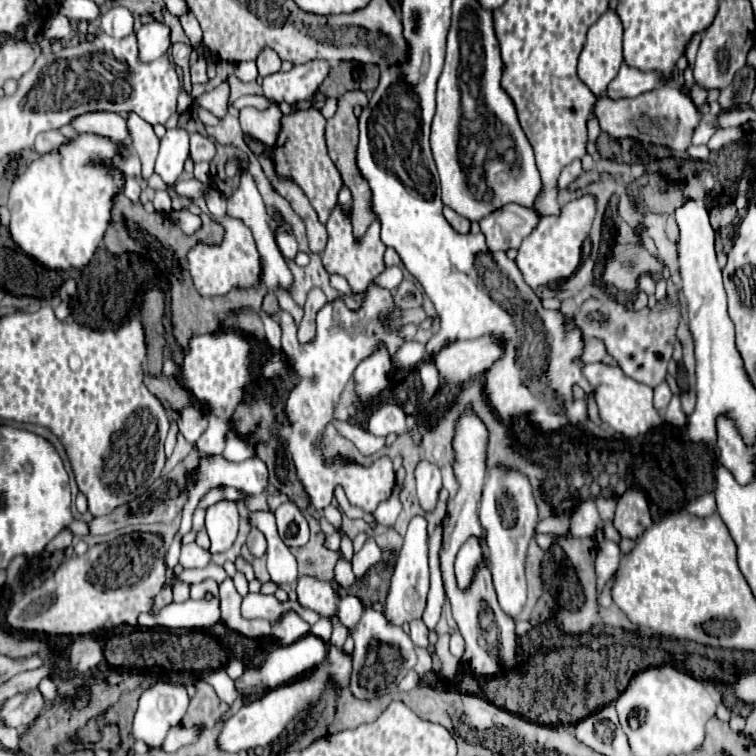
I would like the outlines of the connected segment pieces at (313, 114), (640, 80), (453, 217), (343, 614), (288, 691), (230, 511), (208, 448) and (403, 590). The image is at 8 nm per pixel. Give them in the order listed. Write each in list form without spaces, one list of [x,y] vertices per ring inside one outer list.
[[[316,108],[282,114],[280,132],[276,138],[276,148],[274,148],[272,158],[274,158],[274,168],[278,176],[288,178],[288,180],[304,180],[308,182],[306,184],[308,196],[324,196],[324,222],[326,222],[336,206],[336,192],[338,188],[342,188],[342,178],[340,178],[338,168],[328,156],[328,148],[324,140],[324,126],[326,126],[326,118]]]
[[[626,64],[620,68],[618,76],[608,84],[606,94],[610,94],[612,100],[618,98],[634,98],[642,92],[654,90],[660,82],[660,76],[656,72],[638,72],[636,68],[628,68]]]
[[[444,208],[444,218],[448,220],[448,224],[450,224],[458,234],[468,234],[468,232],[470,232],[470,220],[466,220],[464,216],[460,216],[460,214],[454,212],[452,208]]]
[[[344,596],[338,604],[338,618],[350,630],[354,630],[354,624],[358,624],[362,612],[364,612],[364,606],[356,596]]]
[[[330,646],[326,660],[322,664],[318,664],[316,668],[312,668],[310,672],[306,672],[304,676],[282,684],[278,688],[268,690],[264,696],[244,704],[222,728],[220,732],[220,748],[226,752],[240,752],[240,750],[248,750],[248,748],[256,748],[256,746],[268,746],[270,742],[274,742],[282,730],[286,728],[286,724],[298,716],[302,710],[306,710],[308,706],[314,706],[322,692],[332,684],[336,688],[336,692],[344,690],[350,686],[350,674],[352,674],[352,654],[344,652],[342,648]]]
[[[222,500],[206,510],[206,530],[212,540],[212,546],[210,546],[212,554],[224,552],[234,544],[238,534],[238,522],[240,522],[240,516],[238,516],[236,502]]]
[[[212,418],[208,422],[208,428],[198,440],[198,448],[208,454],[220,454],[226,442],[226,432],[228,432],[228,424],[220,418]]]
[[[416,516],[410,522],[408,532],[404,536],[404,546],[402,546],[400,558],[398,558],[398,562],[394,566],[390,588],[388,588],[388,594],[386,594],[386,600],[384,600],[384,616],[386,616],[388,624],[402,626],[402,624],[410,624],[412,620],[422,618],[422,612],[426,608],[428,584],[430,584],[430,576],[428,576],[428,534],[426,534],[426,520],[422,516]]]

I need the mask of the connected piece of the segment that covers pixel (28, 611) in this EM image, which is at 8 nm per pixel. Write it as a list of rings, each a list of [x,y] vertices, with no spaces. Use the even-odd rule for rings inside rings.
[[[128,534],[114,542],[98,544],[84,556],[72,556],[60,564],[60,568],[40,586],[22,596],[6,614],[6,622],[12,630],[38,632],[48,636],[86,636],[96,630],[110,630],[120,624],[136,626],[140,612],[150,612],[154,596],[164,584],[164,550],[162,540],[154,534]]]

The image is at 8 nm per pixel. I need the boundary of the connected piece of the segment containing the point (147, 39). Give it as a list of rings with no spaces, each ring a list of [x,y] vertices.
[[[162,22],[144,24],[134,32],[134,36],[138,40],[138,58],[142,62],[152,62],[164,56],[170,46],[170,28]]]

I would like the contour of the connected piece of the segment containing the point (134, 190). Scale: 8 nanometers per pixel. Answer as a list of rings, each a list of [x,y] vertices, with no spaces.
[[[126,178],[124,196],[130,198],[132,202],[140,202],[140,182],[136,178]]]

